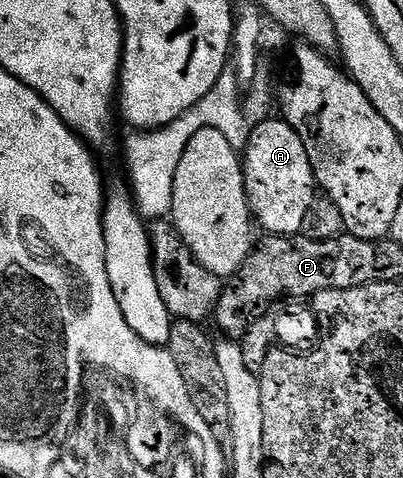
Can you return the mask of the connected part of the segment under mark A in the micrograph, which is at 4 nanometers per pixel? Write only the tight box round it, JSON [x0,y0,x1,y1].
[243,118,319,236]

